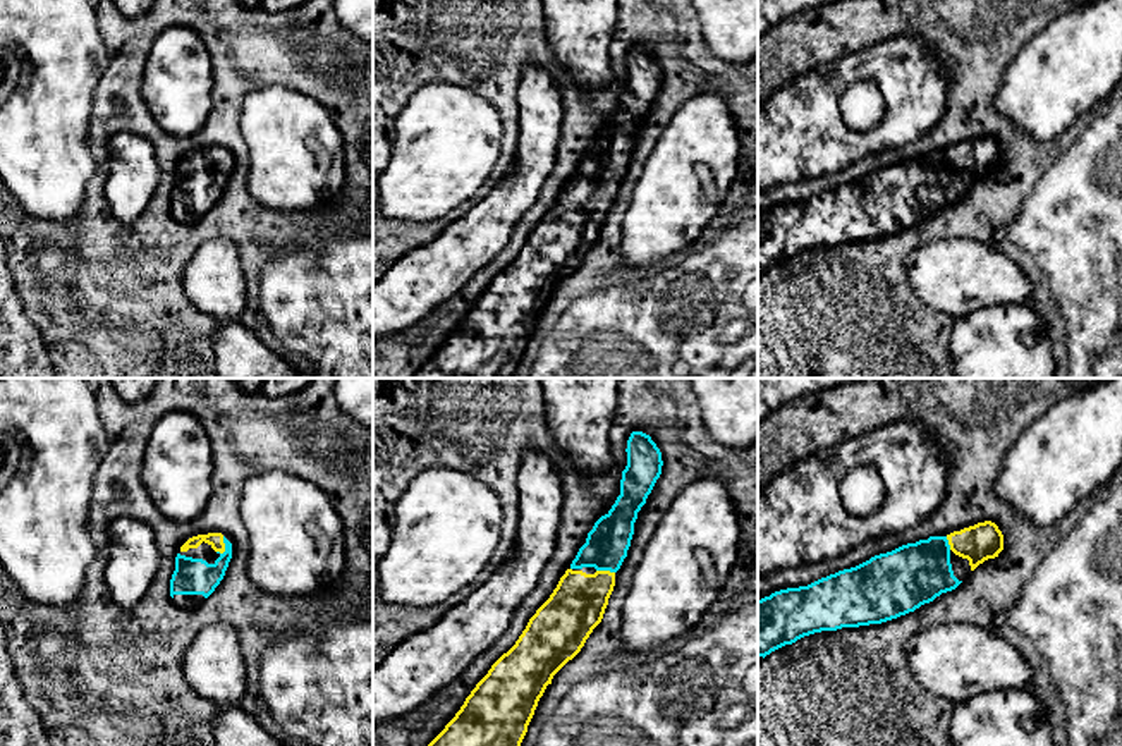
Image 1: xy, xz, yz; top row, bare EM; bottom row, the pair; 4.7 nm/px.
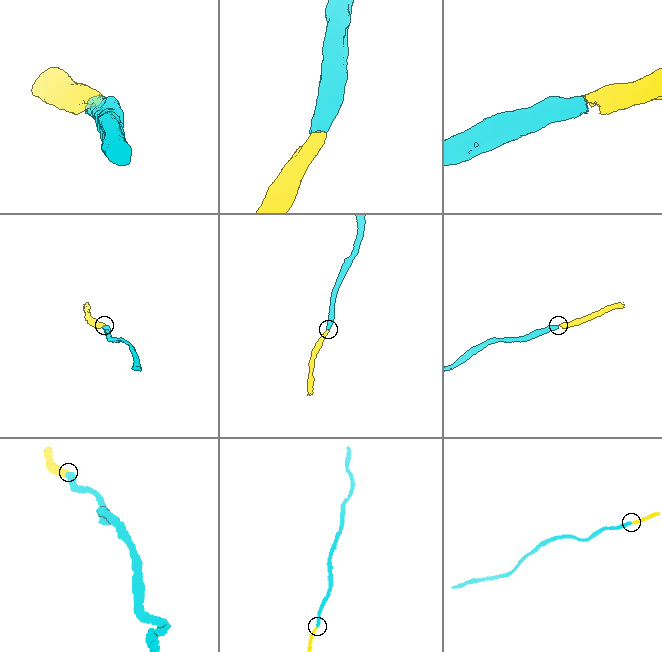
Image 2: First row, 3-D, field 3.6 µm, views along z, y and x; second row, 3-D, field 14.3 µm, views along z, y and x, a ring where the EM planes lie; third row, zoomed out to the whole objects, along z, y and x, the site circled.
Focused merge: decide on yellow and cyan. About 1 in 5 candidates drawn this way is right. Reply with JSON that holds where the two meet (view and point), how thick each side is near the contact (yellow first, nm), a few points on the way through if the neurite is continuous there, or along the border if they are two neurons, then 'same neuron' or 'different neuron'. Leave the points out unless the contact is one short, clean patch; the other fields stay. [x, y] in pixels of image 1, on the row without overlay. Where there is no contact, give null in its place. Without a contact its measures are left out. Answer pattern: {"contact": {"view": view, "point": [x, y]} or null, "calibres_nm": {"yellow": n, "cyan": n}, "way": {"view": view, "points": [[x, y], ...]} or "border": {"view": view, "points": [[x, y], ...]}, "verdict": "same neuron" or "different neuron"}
{"contact": {"view": "xy", "point": [224, 160]}, "calibres_nm": {"yellow": 70, "cyan": 180}, "way": {"view": "xy", "points": [[215, 155], [224, 160], [224, 174], [193, 191]]}, "verdict": "same neuron"}

